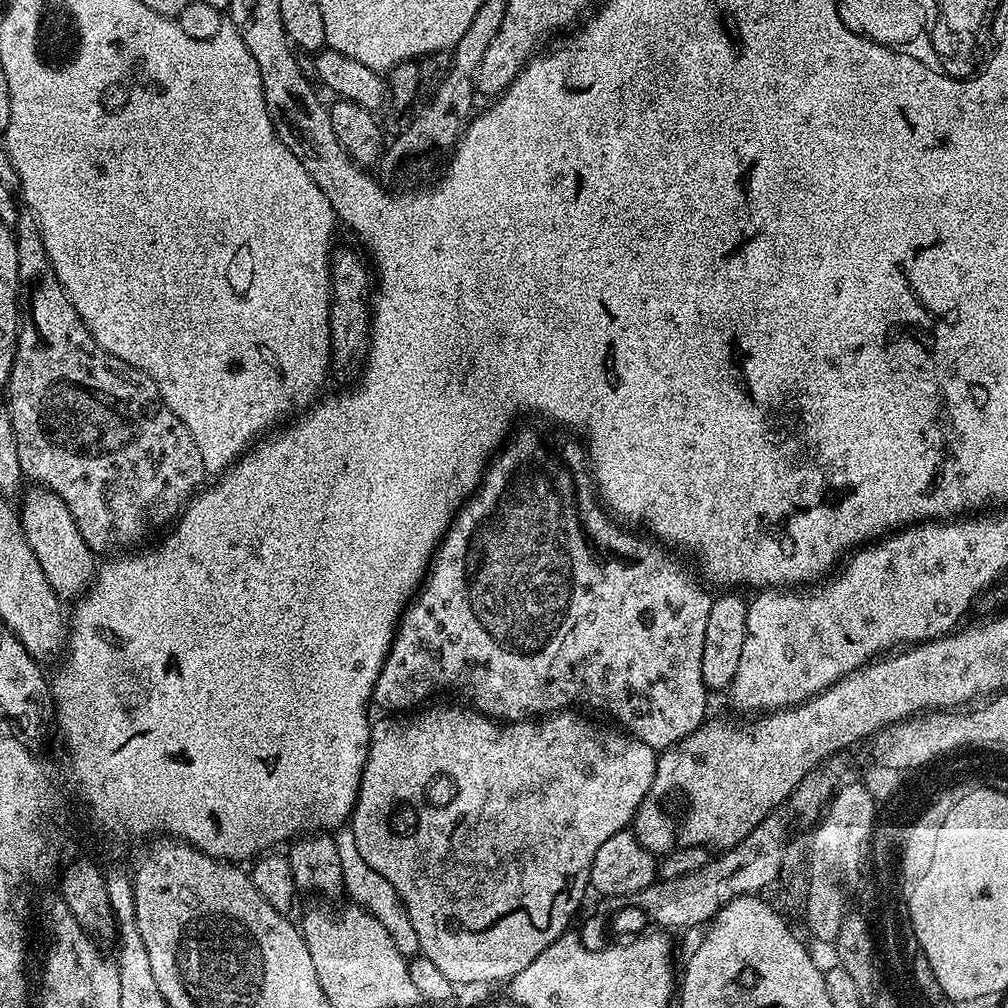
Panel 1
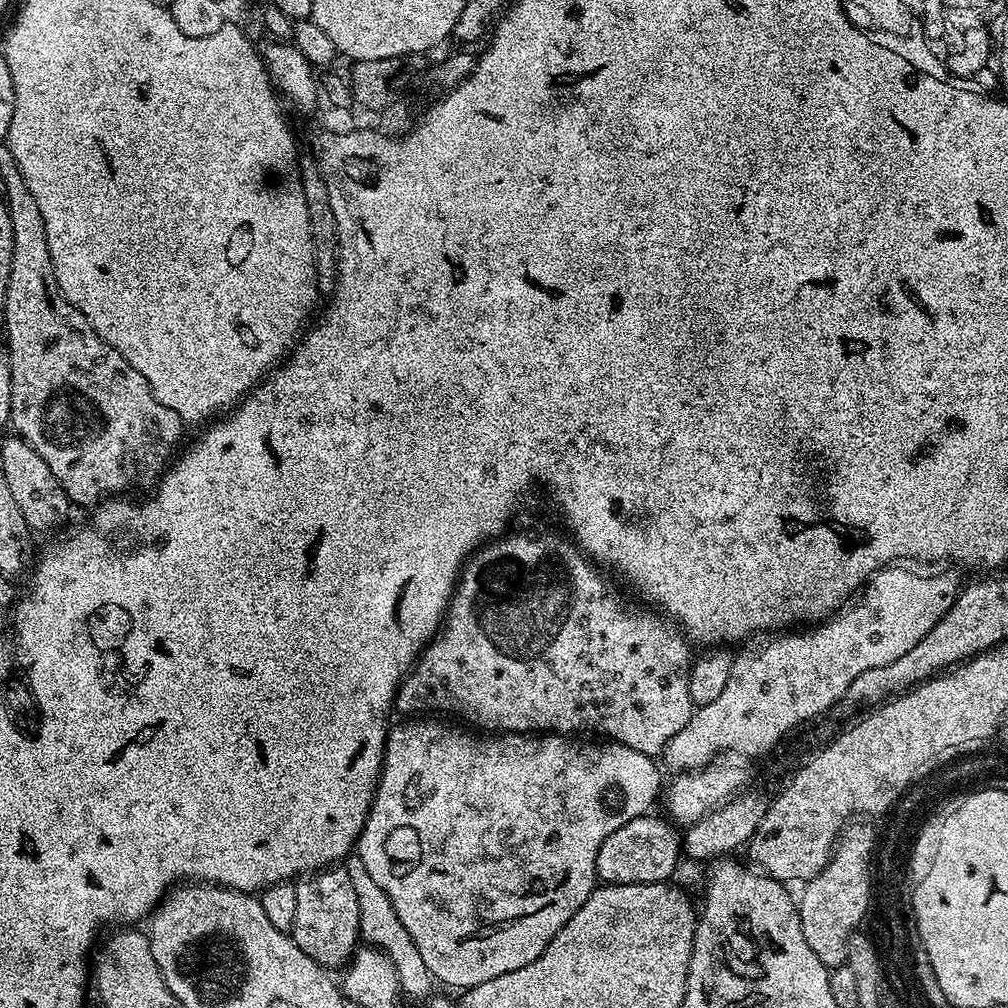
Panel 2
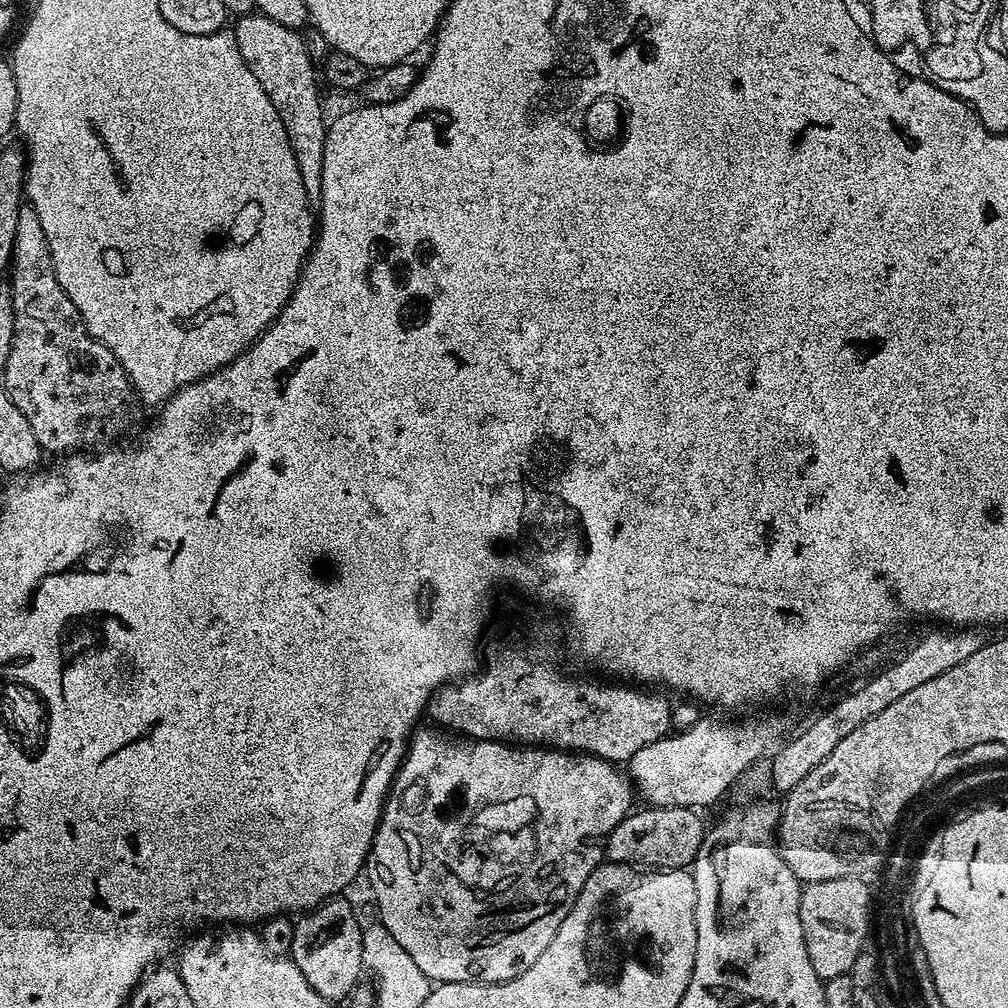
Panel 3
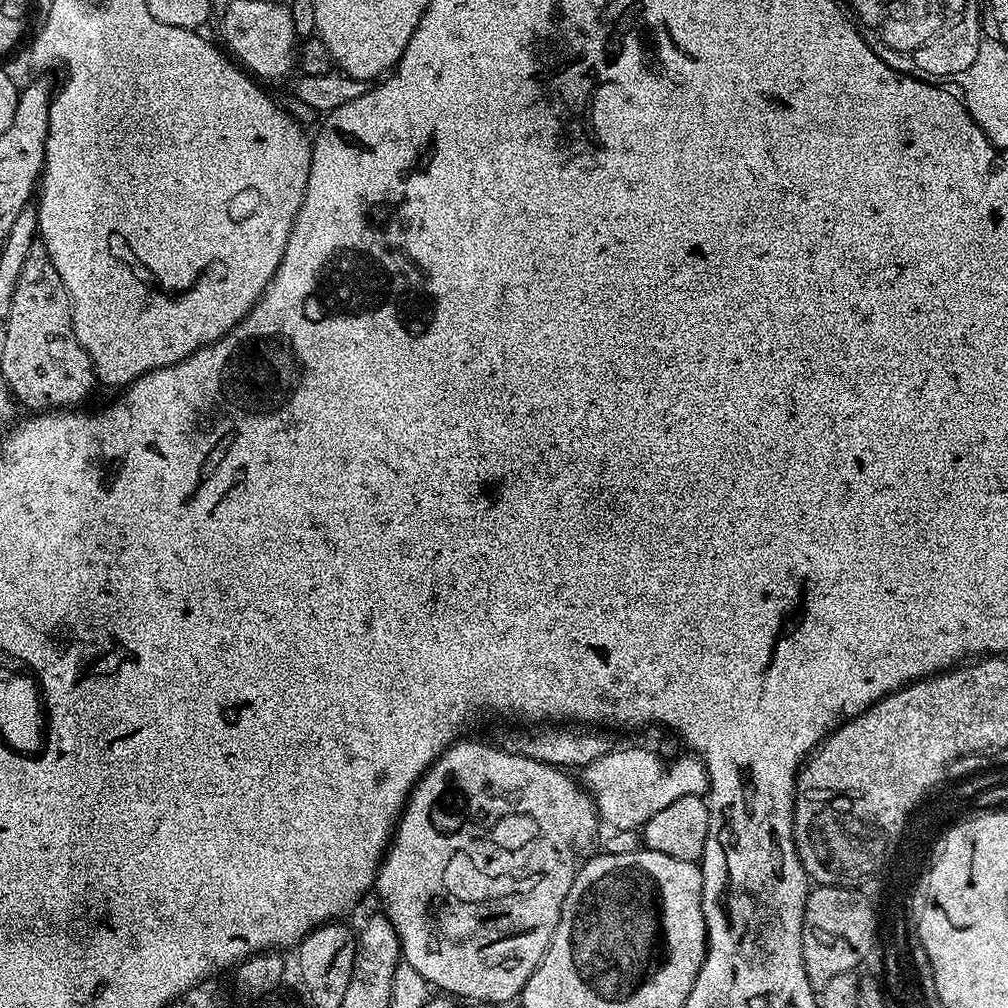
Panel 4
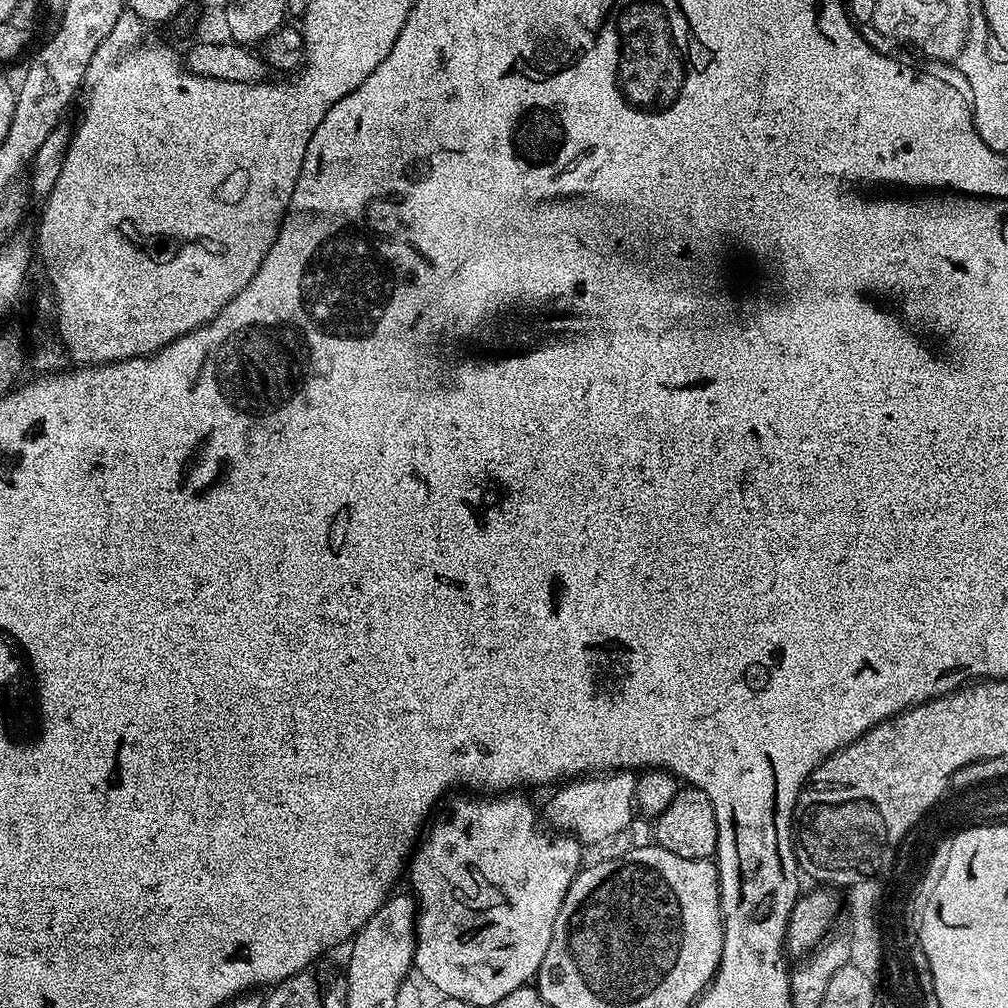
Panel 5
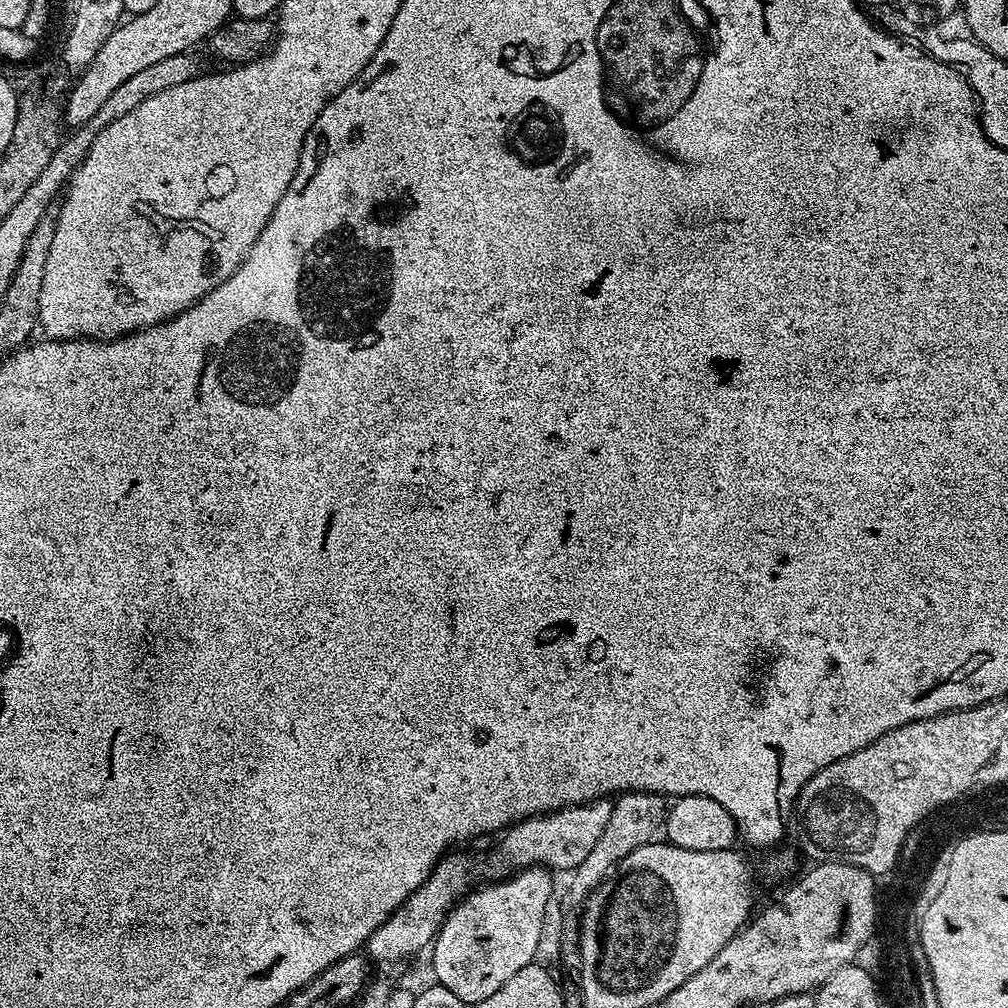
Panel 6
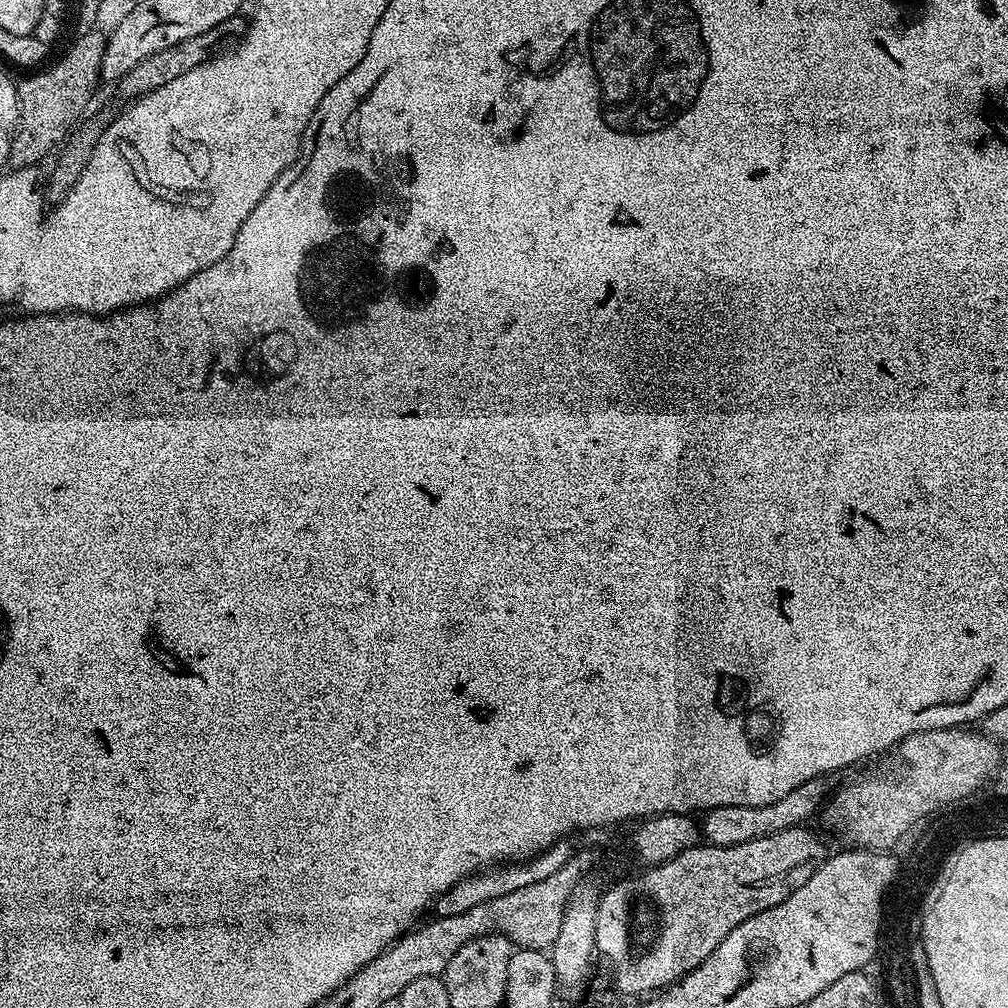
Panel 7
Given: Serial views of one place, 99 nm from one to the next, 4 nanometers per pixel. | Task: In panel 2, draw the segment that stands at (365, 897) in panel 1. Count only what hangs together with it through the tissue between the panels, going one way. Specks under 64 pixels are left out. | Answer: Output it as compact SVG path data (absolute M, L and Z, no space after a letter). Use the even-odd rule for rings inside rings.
M349 855L346 867L350 874L350 882L354 885L354 895L358 897L360 940L365 945L383 950L390 958L390 962L398 974L400 991L405 997L424 995L427 997L433 991L431 988L434 987L430 970L426 970L426 962L422 962L422 954L418 954L418 946L414 946L414 938L410 938L410 934L406 934L406 930L398 922L382 886L378 886L378 882L374 882L374 878L370 878L366 866L362 866L359 855Z

